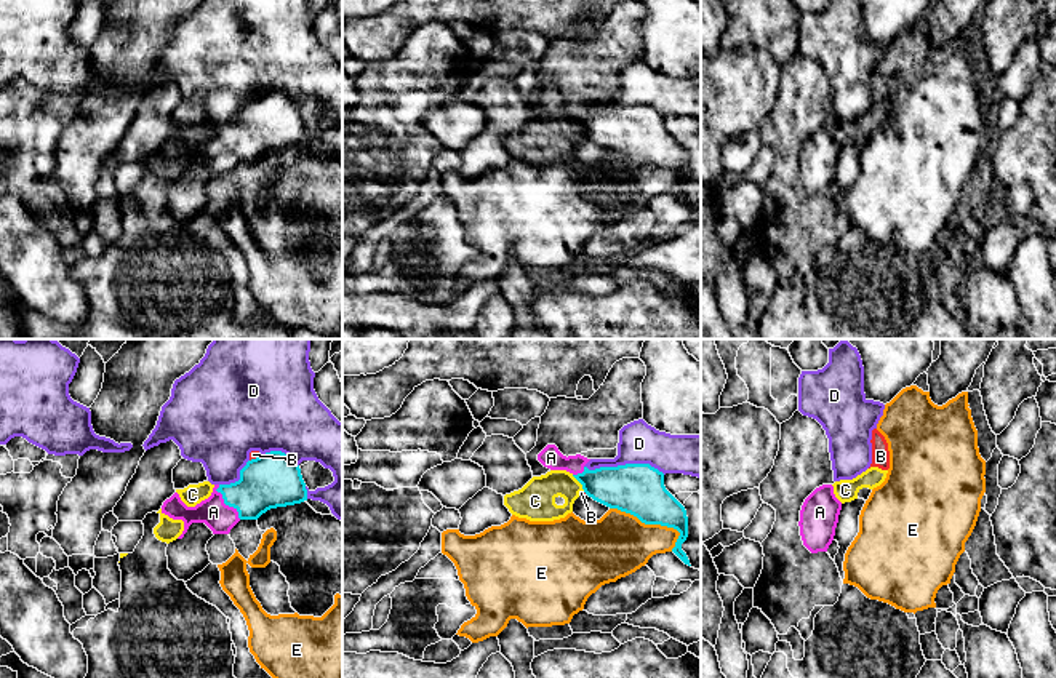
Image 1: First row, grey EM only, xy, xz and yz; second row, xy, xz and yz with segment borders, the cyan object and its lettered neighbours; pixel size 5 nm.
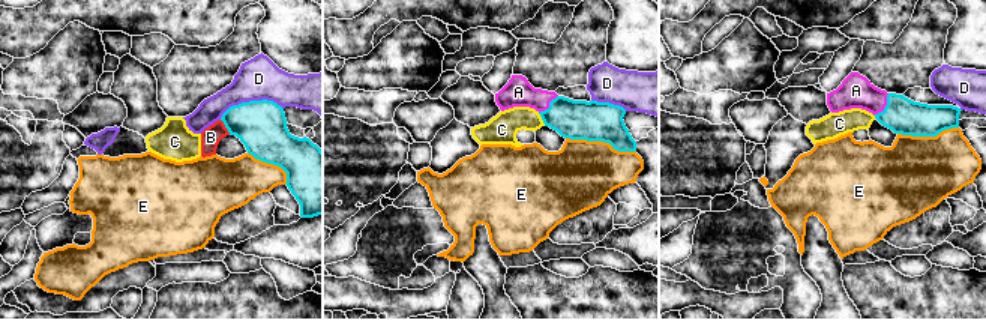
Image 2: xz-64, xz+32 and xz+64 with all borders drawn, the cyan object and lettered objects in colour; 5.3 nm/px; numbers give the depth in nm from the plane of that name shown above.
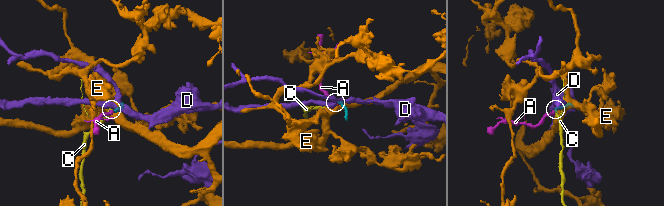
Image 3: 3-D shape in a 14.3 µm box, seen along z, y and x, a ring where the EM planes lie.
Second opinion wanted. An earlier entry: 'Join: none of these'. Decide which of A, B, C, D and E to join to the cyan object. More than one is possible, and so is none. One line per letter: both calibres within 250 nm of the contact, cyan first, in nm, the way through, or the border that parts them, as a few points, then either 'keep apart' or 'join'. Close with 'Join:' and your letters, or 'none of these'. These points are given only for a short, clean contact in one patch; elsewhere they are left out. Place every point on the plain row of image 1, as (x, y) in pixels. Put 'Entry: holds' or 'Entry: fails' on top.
Entry: fails
A: 280/150 nm | across xy (268, 123), (247, 141), (226, 146), (218, 154), (213, 154) | join
B: 280/50 nm | along xy (260, 96), (250, 103) | keep apart
C: 240/190 nm | along xz (572, 117), (584, 131) | keep apart
D: 260/200 nm | keep apart
E: 260/320 nm | keep apart
Join: A

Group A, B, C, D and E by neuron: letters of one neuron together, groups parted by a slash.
A / B C / D / E

